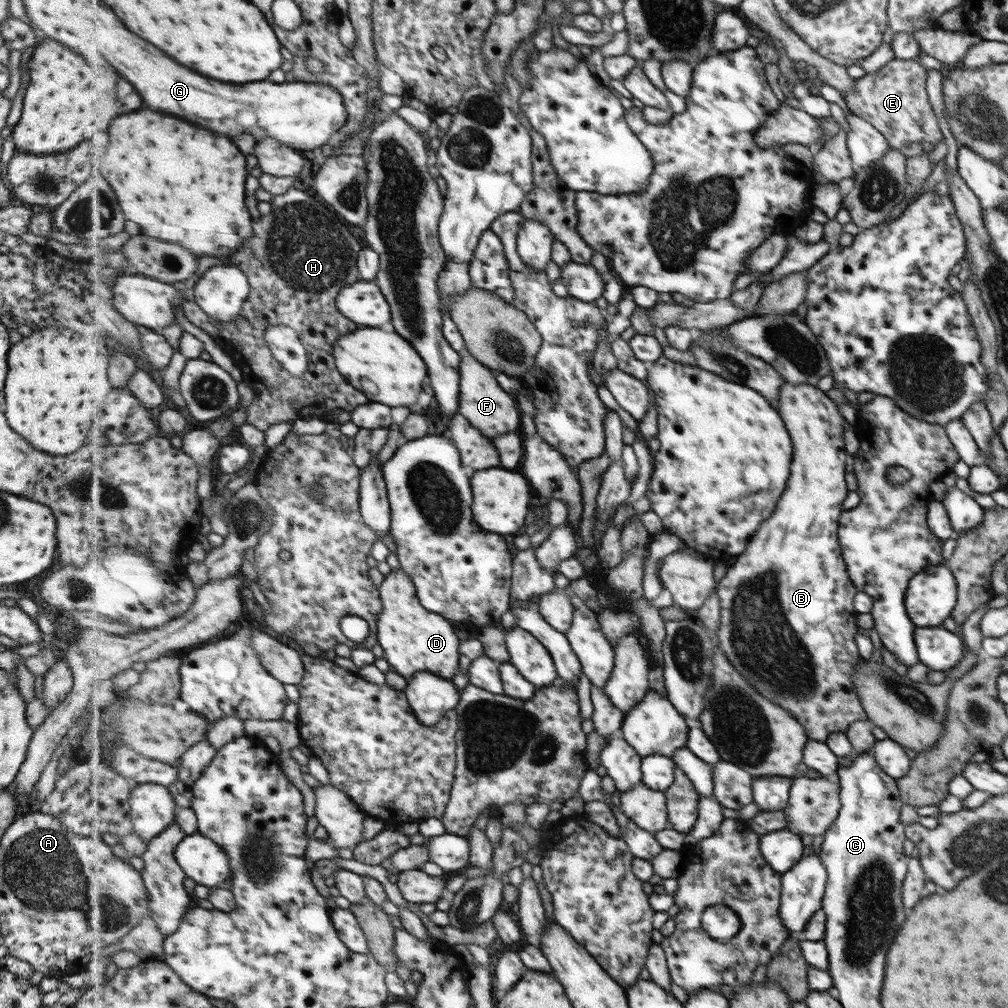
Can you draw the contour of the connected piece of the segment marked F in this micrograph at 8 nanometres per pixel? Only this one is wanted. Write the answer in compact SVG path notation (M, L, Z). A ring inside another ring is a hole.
M467 348L460 351L462 356L462 382L460 383L460 410L464 417L467 417L471 424L480 428L487 436L495 438L507 432L515 433L515 430L521 426L521 416L519 408L515 404L513 394L505 392L501 384L495 378L495 372L487 365L484 365L476 356L471 354Z

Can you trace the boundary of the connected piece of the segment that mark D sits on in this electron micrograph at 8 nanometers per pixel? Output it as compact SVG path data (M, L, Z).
M402 568L390 571L380 589L383 610L378 618L378 642L385 648L385 658L383 659L389 660L393 670L397 670L397 673L407 680L411 680L417 672L431 672L435 676L452 680L453 676L460 670L460 641L451 621L439 613L431 612L422 603L414 580Z

